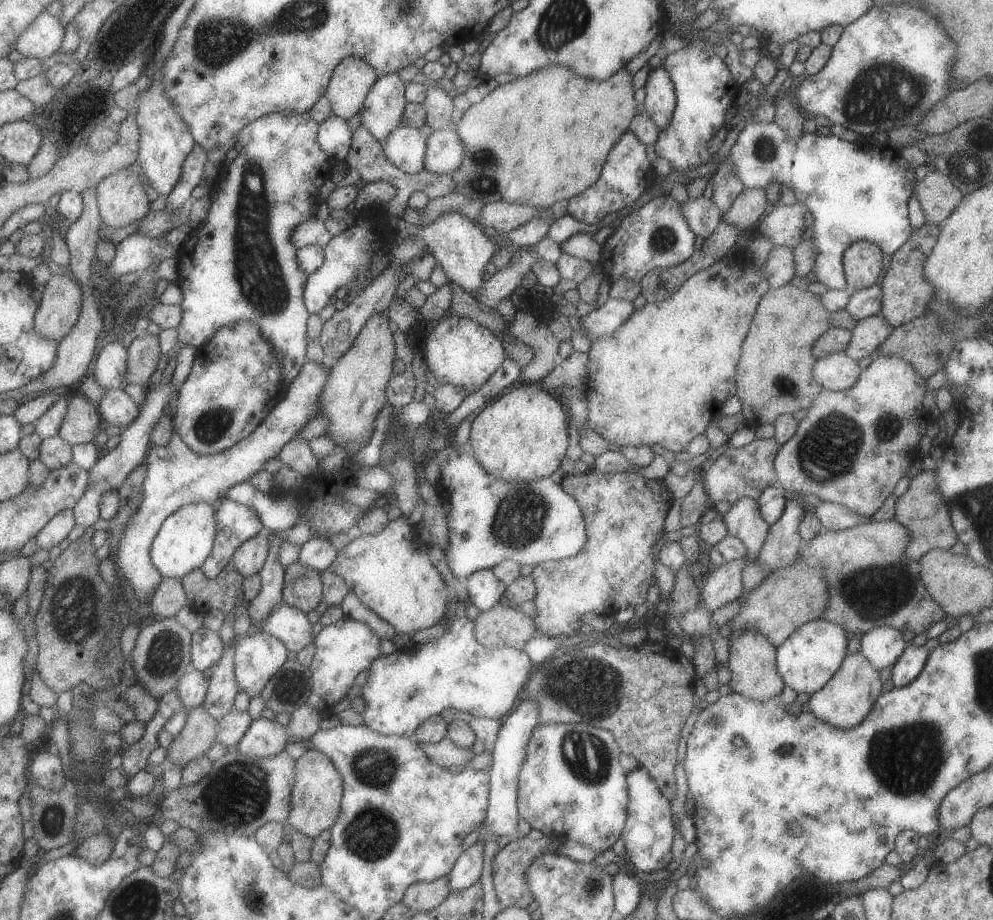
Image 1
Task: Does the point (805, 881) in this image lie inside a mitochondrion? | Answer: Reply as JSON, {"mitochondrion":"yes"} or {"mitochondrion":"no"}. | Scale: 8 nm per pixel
{"mitochondrion":"yes"}

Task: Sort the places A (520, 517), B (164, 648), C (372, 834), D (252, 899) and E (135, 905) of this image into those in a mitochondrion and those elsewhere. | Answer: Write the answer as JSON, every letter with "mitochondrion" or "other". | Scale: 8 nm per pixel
{"A":"mitochondrion","B":"mitochondrion","C":"mitochondrion","D":"mitochondrion","E":"mitochondrion"}

